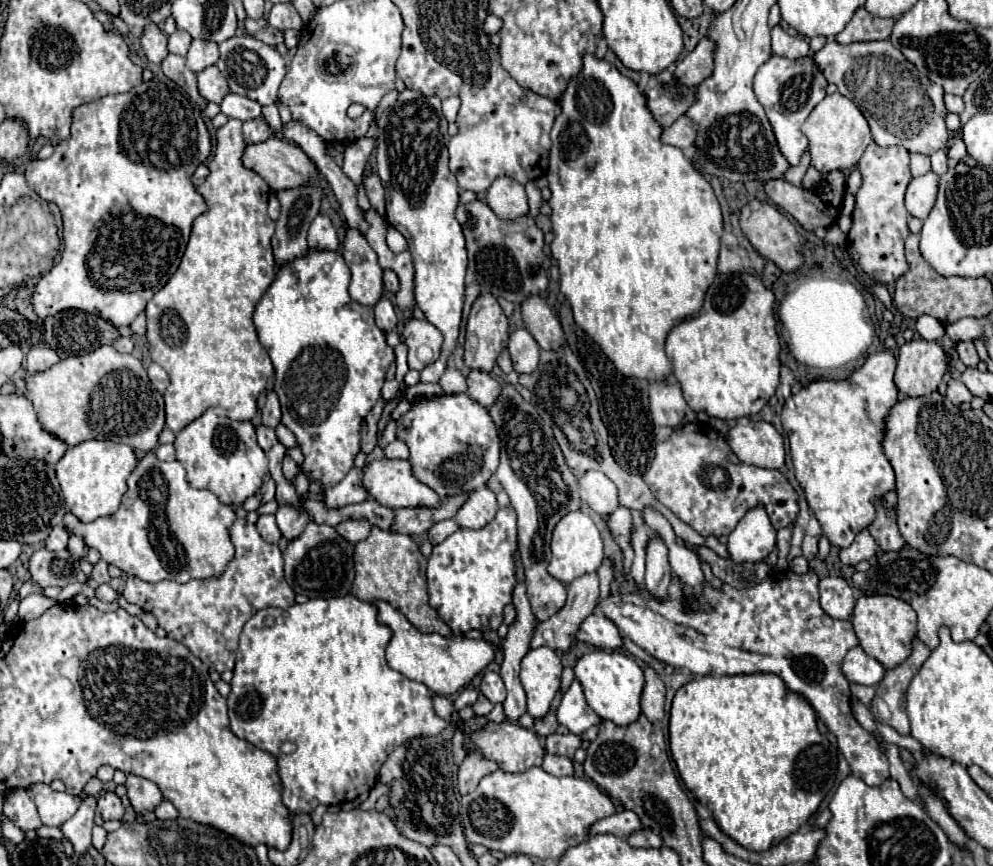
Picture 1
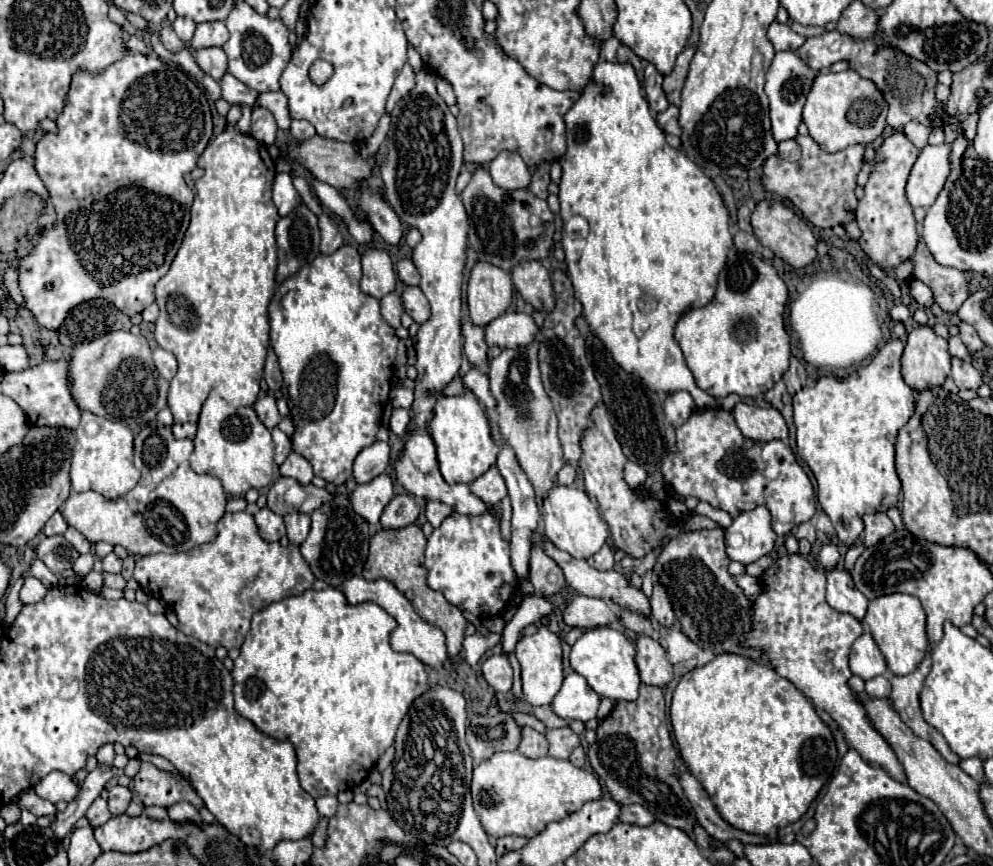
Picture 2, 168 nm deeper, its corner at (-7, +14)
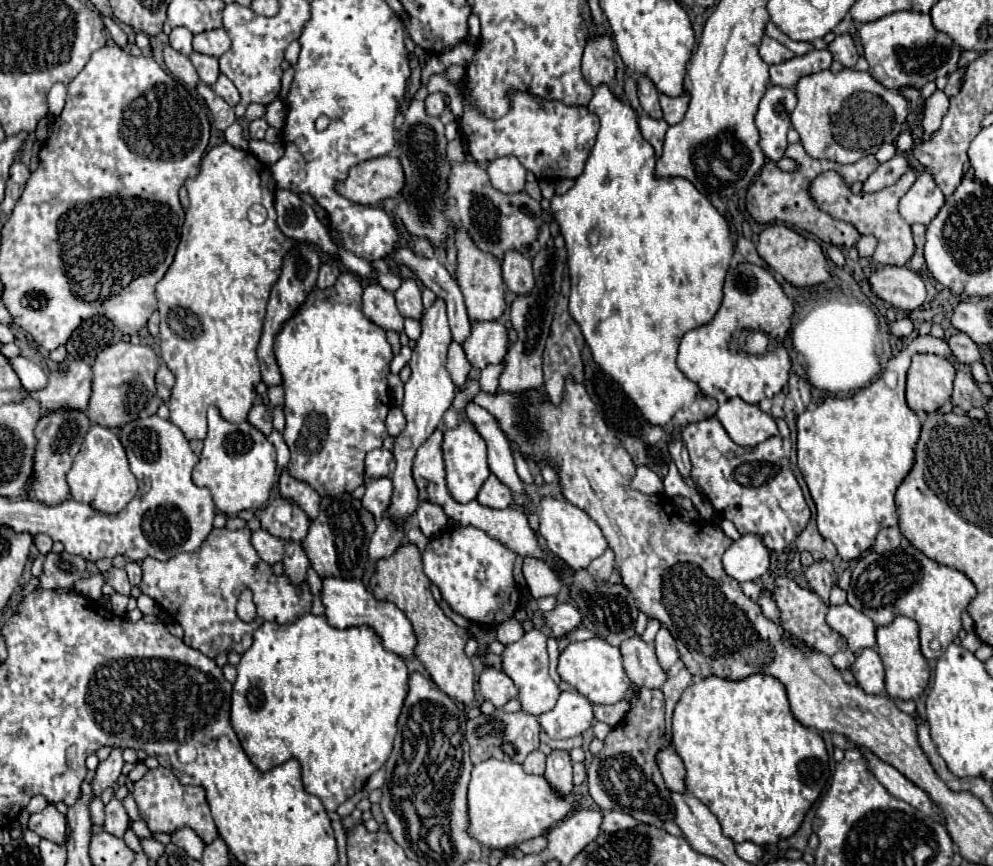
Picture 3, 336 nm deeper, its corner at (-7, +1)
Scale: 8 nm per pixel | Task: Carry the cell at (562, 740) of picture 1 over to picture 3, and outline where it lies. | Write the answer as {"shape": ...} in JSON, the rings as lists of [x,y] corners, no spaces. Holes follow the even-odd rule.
{"shape":[[[554,750],[546,760],[546,772],[544,778],[548,784],[556,790],[558,796],[570,796],[572,794],[572,760],[568,752]]]}

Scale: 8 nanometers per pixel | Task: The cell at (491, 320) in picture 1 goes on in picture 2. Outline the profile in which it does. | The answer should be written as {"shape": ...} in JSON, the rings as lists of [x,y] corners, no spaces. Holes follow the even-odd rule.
{"shape":[[[476,263],[468,281],[468,311],[470,321],[486,327],[496,317],[504,315],[512,303],[512,277],[488,263]]]}

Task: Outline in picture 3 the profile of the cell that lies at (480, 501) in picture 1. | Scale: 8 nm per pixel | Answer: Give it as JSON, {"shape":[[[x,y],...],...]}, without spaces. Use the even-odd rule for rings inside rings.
{"shape":[[[490,474],[476,500],[488,508],[508,508],[512,504],[512,492],[494,474]]]}

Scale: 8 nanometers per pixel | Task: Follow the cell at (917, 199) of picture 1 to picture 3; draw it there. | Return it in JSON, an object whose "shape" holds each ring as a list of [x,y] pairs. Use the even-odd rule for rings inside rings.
{"shape":[[[924,170],[922,174],[918,174],[914,186],[900,200],[900,214],[908,224],[916,222],[930,224],[942,206],[944,206],[944,194],[936,186],[936,182],[932,182],[932,174]]]}

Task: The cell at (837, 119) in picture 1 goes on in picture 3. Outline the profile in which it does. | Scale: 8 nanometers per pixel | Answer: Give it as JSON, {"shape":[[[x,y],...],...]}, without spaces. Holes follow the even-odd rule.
{"shape":[[[842,68],[840,72],[820,70],[816,74],[802,76],[796,82],[794,92],[796,92],[798,104],[790,114],[790,120],[796,132],[800,134],[800,142],[806,154],[812,158],[824,158],[838,164],[858,162],[862,156],[876,154],[884,142],[894,142],[908,116],[908,100],[902,94],[890,88],[884,88],[880,82],[876,82],[870,76],[870,72],[860,72],[854,68]]]}

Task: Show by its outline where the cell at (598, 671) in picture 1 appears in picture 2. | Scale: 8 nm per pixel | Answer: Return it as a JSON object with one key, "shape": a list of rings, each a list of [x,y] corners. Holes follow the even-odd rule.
{"shape":[[[598,627],[586,631],[574,645],[570,653],[570,665],[576,673],[586,677],[588,685],[600,695],[612,701],[636,701],[640,687],[640,673],[636,665],[636,647],[626,635],[612,627]]]}

